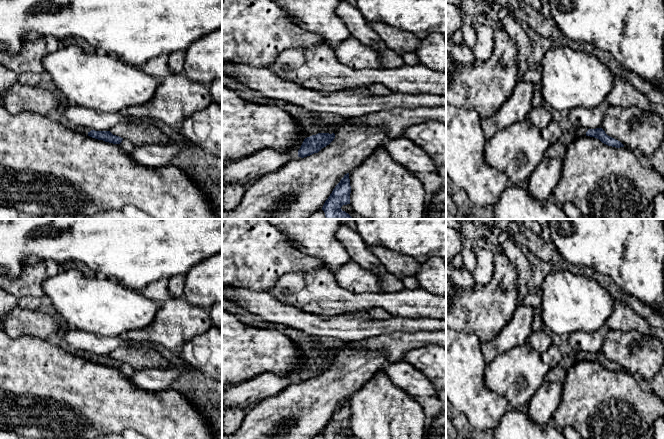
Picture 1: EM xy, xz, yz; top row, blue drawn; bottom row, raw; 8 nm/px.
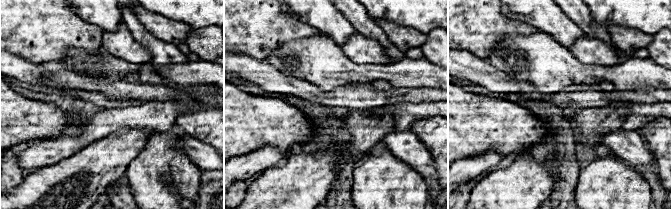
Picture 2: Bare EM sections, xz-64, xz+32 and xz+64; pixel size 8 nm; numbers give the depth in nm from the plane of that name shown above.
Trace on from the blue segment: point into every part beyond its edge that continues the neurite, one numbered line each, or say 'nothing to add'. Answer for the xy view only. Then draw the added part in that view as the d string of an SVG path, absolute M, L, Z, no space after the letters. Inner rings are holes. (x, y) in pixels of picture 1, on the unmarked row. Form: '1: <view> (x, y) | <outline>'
1: xy (80, 353) | M76 350L76 351L73 351L73 353L76 356L79 356L79 357L82 357L82 358L85 358L85 359L88 359L88 357L91 355L90 353L82 351L82 350Z

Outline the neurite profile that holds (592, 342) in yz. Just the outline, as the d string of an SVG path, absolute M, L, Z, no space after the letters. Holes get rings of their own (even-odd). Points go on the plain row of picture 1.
M597 330L592 333L585 331L576 331L569 335L568 343L575 351L583 351L586 353L601 352L604 343L605 330Z

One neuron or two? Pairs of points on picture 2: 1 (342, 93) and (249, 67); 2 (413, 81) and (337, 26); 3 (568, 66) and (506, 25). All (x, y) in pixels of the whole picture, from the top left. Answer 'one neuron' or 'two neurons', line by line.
1: one neuron
2: two neurons
3: two neurons

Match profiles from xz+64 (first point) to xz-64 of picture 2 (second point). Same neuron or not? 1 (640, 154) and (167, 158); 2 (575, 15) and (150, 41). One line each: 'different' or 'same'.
1: different
2: same

